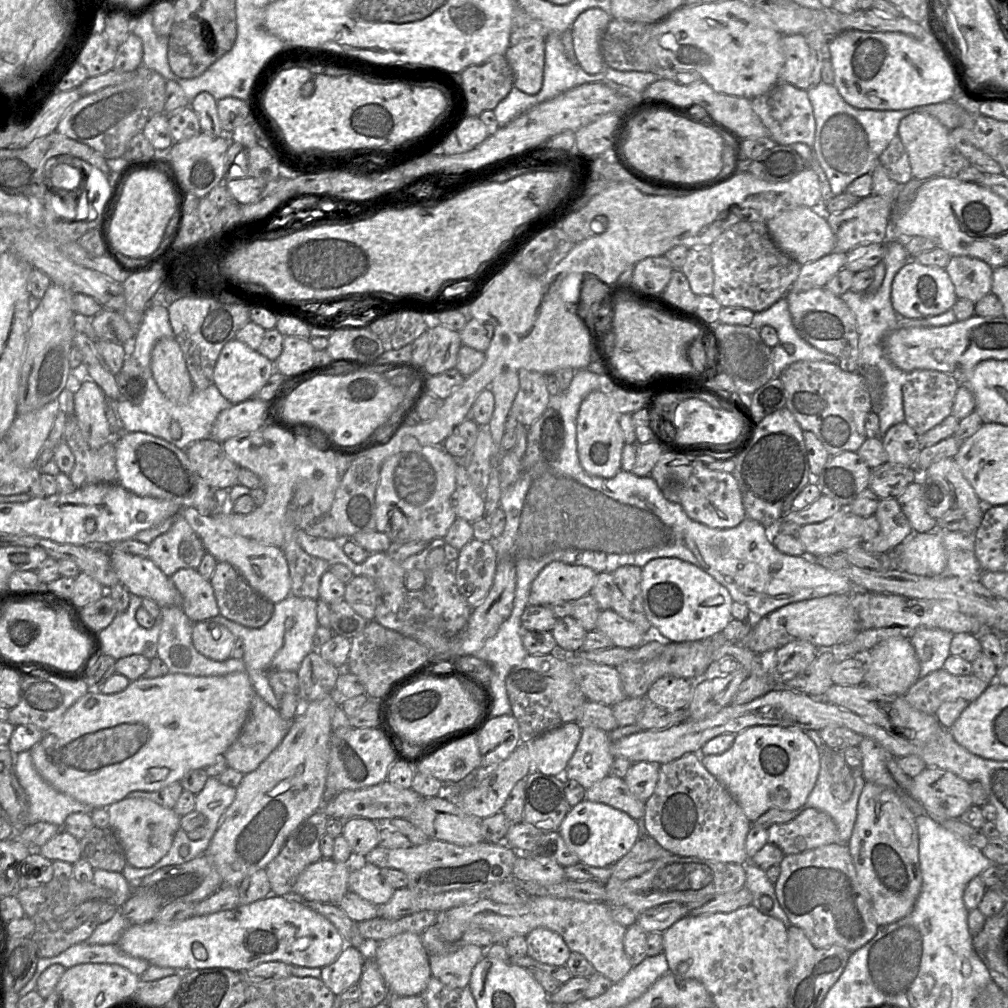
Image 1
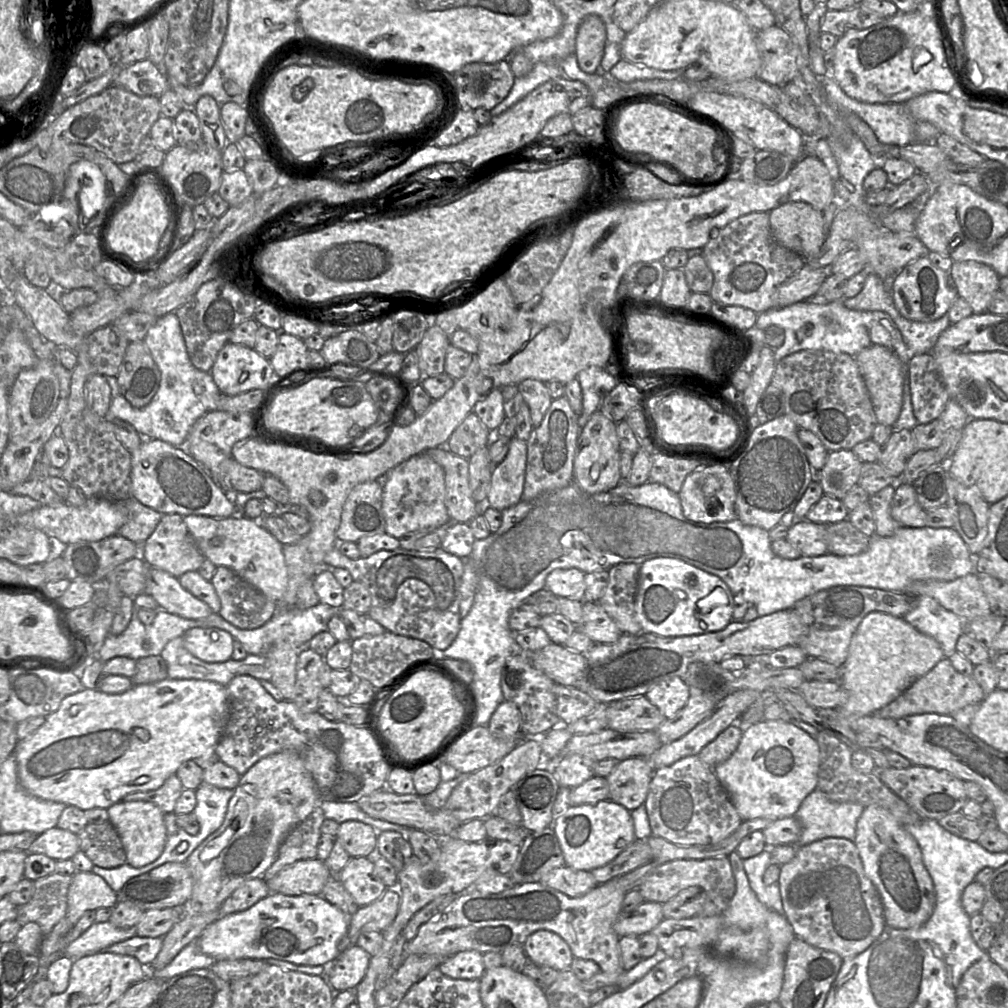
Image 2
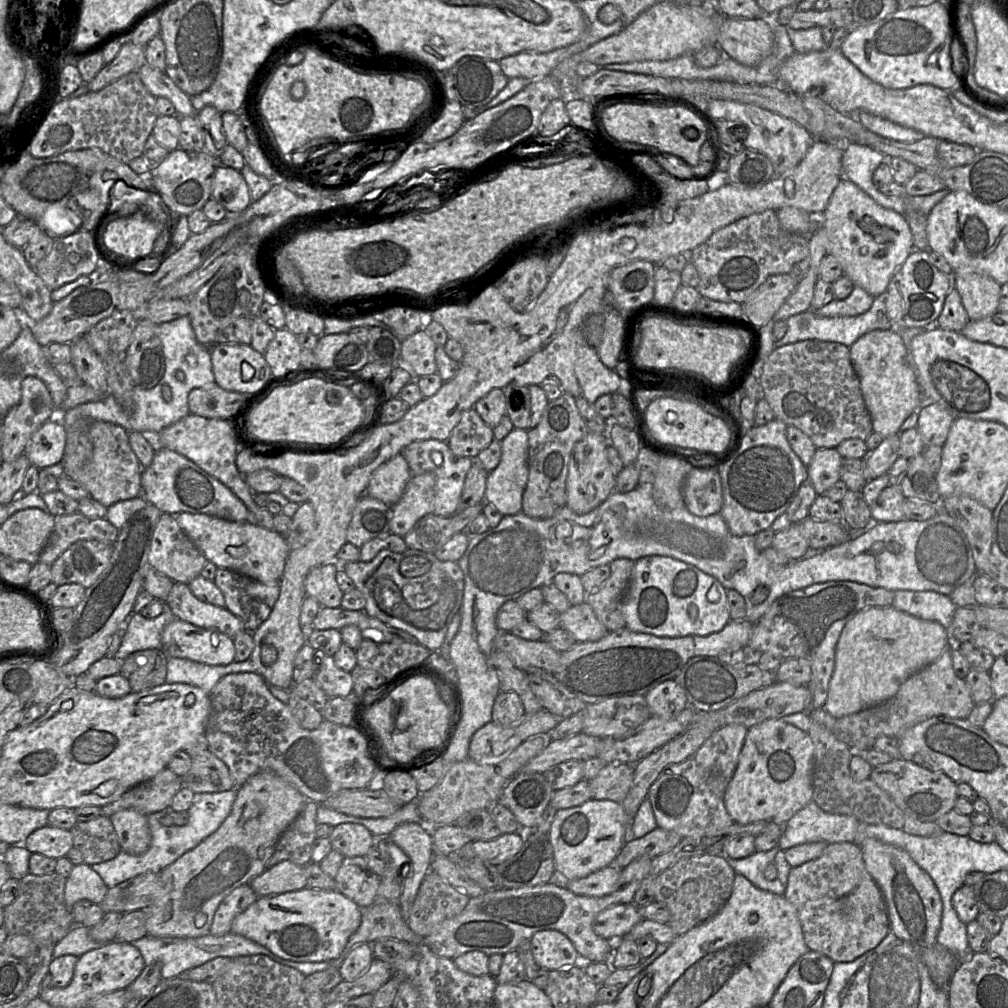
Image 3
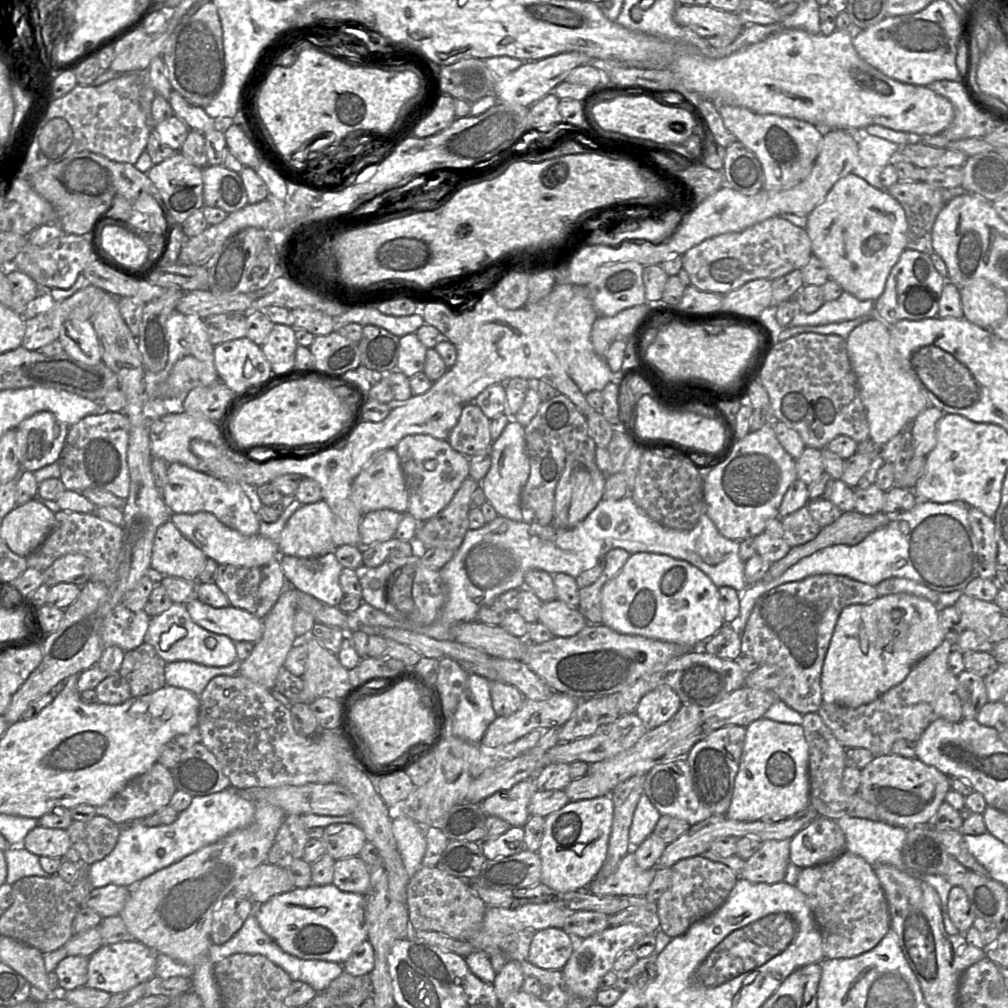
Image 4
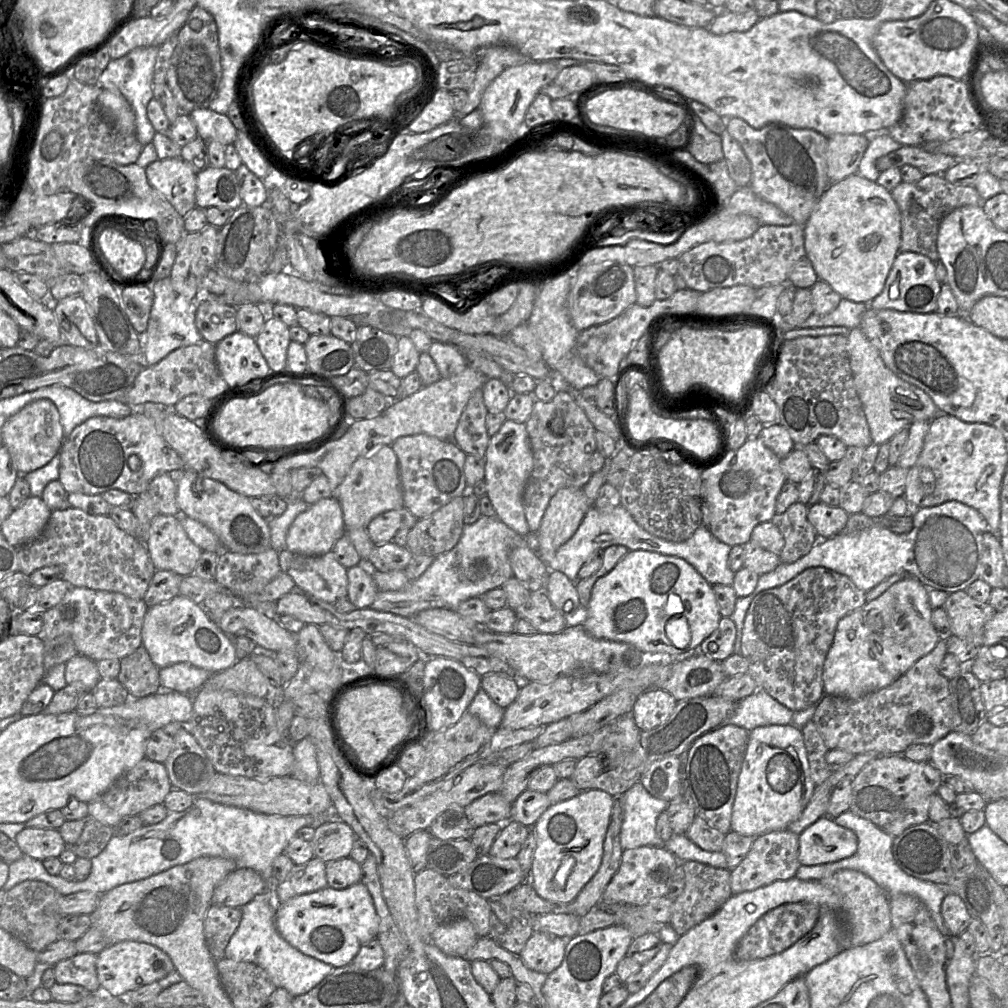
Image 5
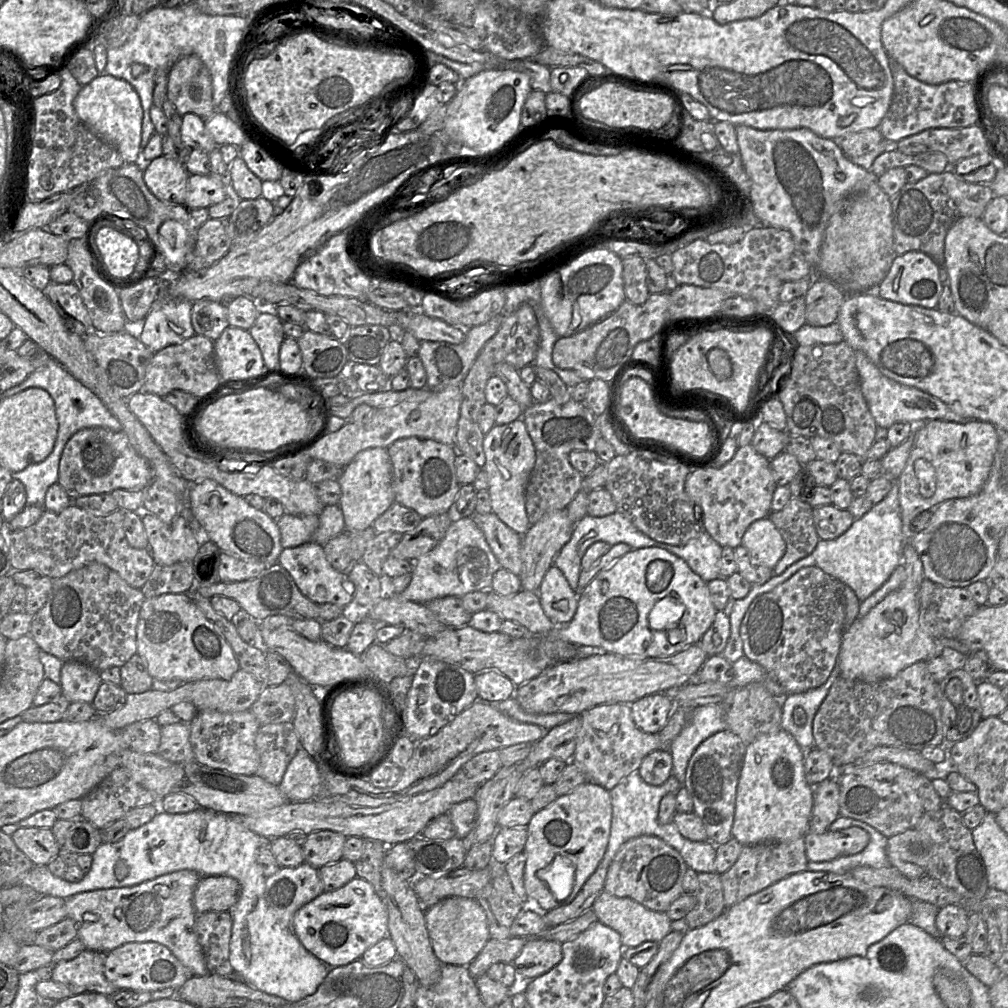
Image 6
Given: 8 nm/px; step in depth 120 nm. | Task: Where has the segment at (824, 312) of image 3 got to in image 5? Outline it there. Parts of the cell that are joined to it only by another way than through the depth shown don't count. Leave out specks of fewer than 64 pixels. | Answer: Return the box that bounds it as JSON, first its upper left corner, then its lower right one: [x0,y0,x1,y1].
[796,298,868,329]

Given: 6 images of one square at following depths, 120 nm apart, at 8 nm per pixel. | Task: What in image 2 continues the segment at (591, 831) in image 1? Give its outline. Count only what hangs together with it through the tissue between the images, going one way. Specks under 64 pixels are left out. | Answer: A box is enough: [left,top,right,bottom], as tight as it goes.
[552,800,636,871]

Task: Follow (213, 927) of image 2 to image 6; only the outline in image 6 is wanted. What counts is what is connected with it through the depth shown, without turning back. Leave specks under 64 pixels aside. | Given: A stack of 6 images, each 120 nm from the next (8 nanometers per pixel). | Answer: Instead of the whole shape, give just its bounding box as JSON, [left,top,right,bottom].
[292,876,388,967]

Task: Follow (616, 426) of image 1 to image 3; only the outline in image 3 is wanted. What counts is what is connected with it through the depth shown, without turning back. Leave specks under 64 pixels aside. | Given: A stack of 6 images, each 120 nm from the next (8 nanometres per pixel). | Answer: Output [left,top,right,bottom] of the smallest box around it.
[565,431,616,514]

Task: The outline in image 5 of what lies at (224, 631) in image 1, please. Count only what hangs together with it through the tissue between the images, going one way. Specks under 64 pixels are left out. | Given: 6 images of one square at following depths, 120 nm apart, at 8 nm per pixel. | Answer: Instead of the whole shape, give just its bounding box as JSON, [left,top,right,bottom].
[141,595,237,674]

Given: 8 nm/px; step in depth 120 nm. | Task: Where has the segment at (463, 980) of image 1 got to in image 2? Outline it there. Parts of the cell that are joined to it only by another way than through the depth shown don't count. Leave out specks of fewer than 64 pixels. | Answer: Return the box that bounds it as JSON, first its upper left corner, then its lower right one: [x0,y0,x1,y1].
[438,950,486,979]

